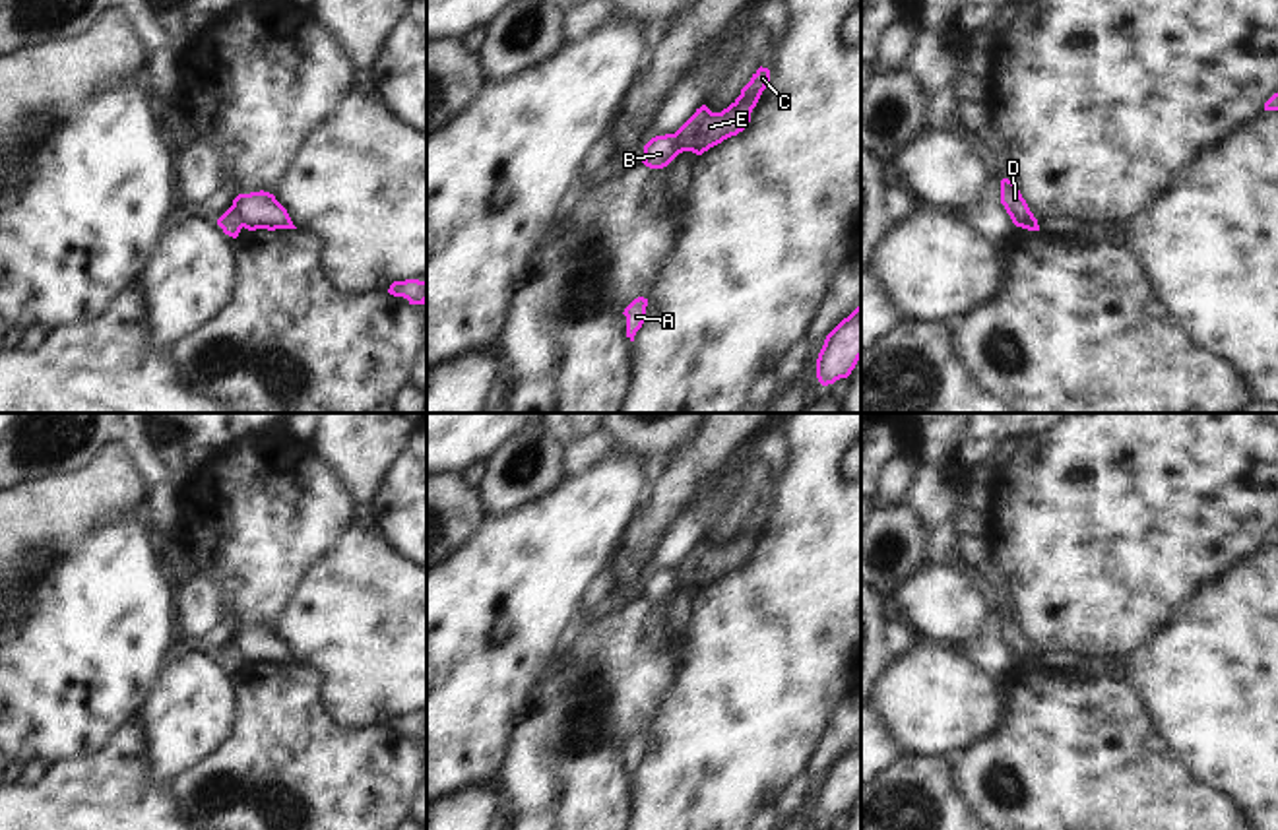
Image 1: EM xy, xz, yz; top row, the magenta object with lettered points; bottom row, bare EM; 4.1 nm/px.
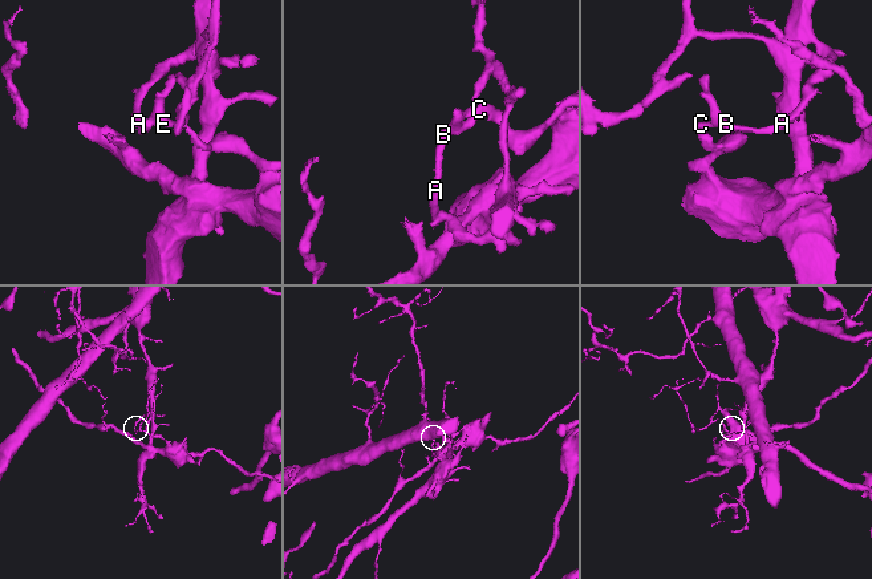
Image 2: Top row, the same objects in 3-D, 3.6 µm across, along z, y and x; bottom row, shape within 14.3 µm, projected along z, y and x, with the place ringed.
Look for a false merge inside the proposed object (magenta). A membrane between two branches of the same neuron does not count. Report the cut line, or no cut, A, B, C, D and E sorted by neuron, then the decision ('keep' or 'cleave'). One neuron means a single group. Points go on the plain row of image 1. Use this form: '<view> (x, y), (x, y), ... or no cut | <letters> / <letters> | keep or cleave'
xy (231, 640), (243, 660) | A B / C D E | cleave

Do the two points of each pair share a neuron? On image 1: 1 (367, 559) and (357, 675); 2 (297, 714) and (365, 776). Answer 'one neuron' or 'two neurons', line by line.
1: one neuron
2: one neuron

